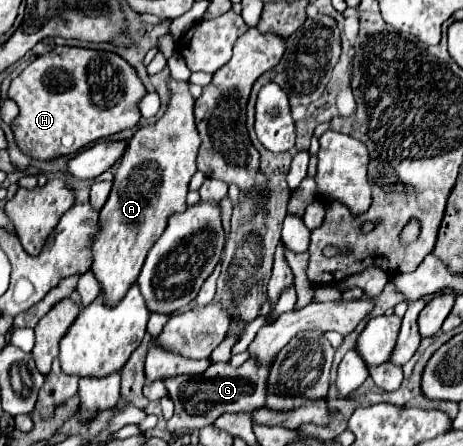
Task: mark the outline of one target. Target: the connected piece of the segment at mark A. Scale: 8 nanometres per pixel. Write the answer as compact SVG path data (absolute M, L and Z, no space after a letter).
M169 79L169 105L163 117L155 123L143 125L129 141L121 165L113 179L113 189L107 203L101 209L101 231L95 237L93 273L101 283L101 291L107 303L117 303L125 297L127 289L137 281L147 251L155 245L165 231L167 219L173 213L187 209L187 185L197 171L195 157L201 145L189 83Z

